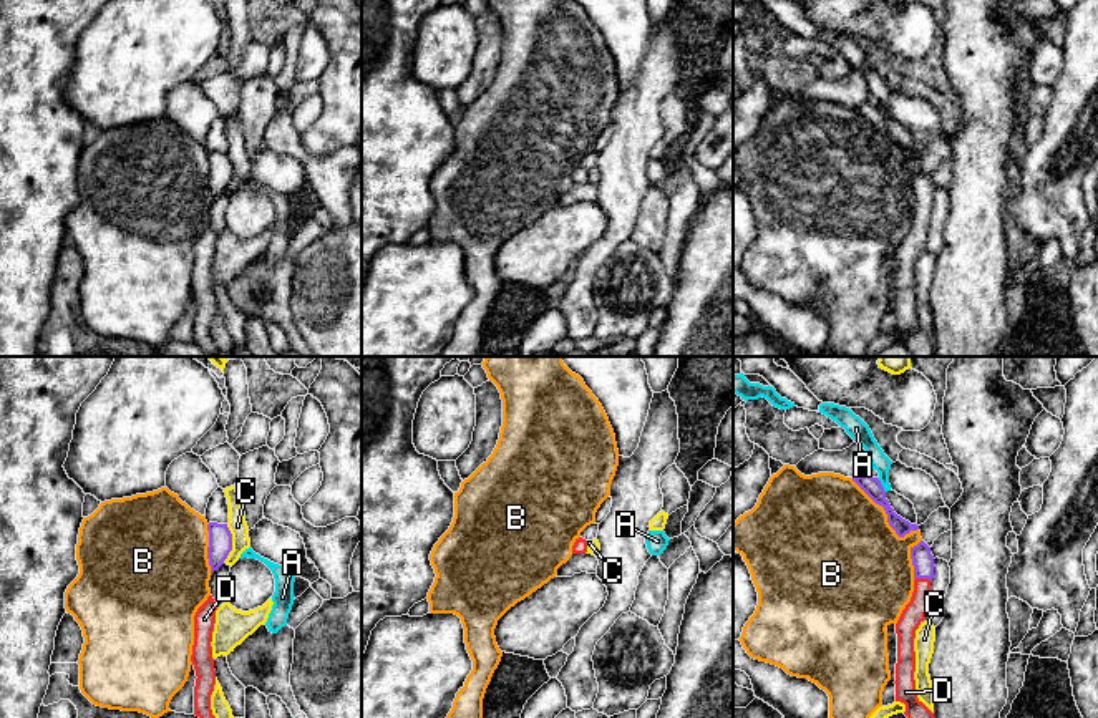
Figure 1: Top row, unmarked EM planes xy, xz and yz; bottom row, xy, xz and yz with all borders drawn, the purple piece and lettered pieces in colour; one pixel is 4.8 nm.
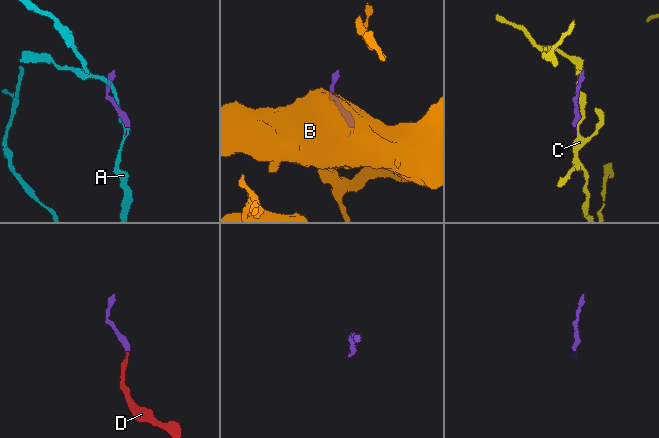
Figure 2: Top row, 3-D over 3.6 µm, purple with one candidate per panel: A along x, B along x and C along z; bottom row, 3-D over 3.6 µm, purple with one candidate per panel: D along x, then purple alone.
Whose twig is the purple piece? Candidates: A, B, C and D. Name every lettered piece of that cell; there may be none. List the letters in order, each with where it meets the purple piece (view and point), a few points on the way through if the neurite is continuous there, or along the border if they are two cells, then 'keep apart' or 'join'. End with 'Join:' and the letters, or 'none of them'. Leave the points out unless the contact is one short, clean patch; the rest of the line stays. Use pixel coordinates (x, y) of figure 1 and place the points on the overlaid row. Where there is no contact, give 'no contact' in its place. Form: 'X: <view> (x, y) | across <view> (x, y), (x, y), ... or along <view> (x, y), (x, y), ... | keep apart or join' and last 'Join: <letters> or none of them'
A: yz (881, 485) | keep apart
B: yz (888, 516) | keep apart
C: xy (231, 543) | keep apart
D: yz (923, 577) | across yz (923, 561), (923, 577), (923, 589), (914, 612) | join
Join: D

